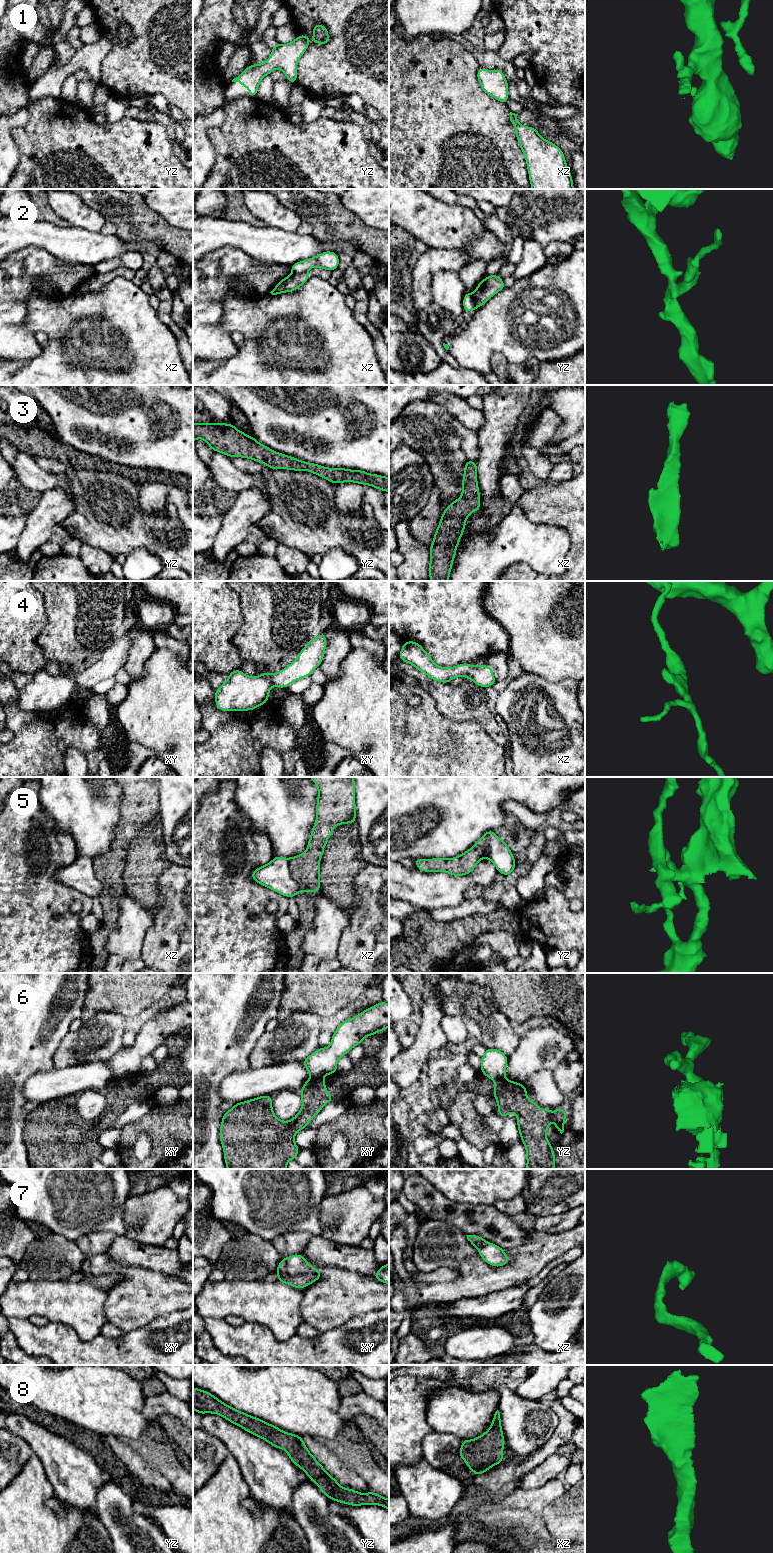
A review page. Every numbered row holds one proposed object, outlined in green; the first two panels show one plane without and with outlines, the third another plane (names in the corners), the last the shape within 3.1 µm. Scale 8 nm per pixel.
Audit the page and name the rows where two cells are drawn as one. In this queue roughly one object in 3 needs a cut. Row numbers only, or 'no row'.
2, 5, 6

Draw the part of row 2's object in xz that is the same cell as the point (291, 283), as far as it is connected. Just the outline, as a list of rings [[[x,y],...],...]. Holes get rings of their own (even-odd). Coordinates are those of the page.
[[[307,272],[300,274],[292,273],[288,277],[283,278],[270,293],[272,295],[277,295],[285,292],[296,291],[310,278],[311,277],[307,274]]]

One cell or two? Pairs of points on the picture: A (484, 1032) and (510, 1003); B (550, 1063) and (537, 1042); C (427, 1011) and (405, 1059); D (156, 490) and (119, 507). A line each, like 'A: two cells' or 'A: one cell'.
A: two cells
B: one cell
C: one cell
D: two cells

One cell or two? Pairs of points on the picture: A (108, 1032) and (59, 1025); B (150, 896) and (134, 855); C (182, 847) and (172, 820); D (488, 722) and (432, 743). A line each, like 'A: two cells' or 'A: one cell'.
A: two cells
B: one cell
C: one cell
D: two cells

